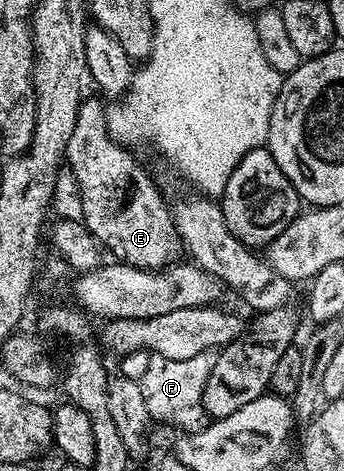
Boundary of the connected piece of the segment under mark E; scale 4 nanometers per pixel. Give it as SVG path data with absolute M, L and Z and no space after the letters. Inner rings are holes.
M97 99L82 101L75 117L75 131L65 150L67 167L73 170L73 179L81 194L80 218L116 262L146 269L168 267L183 255L170 204L165 203L152 177L137 164L136 157L129 152L132 150L109 138L106 110Z

